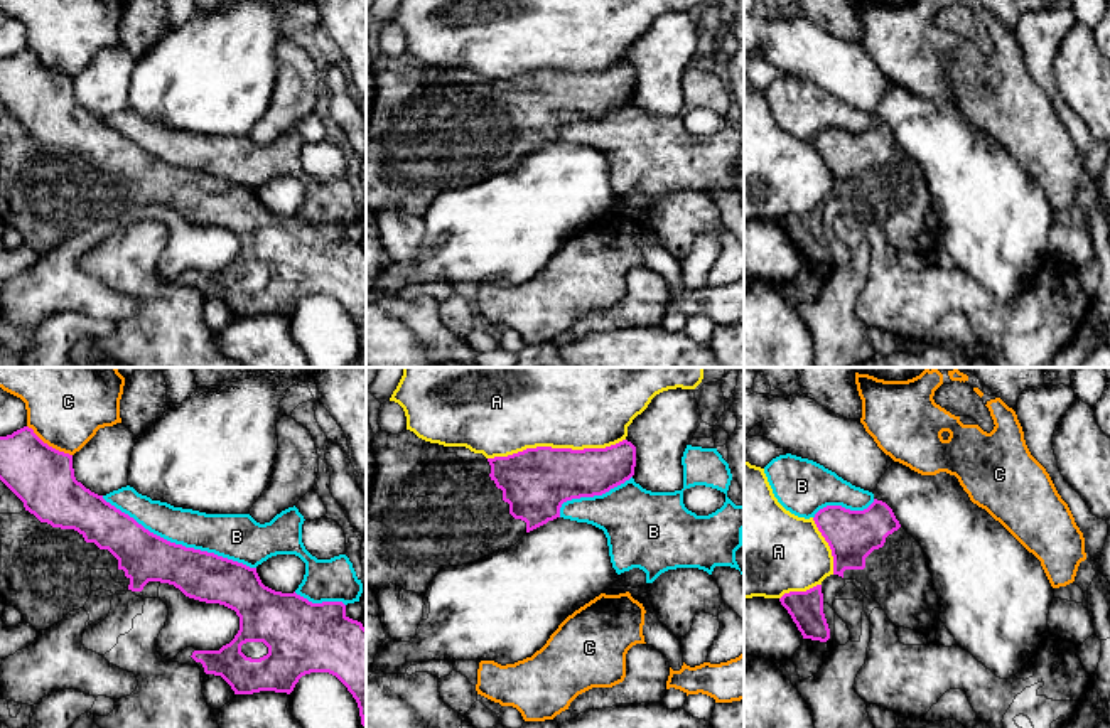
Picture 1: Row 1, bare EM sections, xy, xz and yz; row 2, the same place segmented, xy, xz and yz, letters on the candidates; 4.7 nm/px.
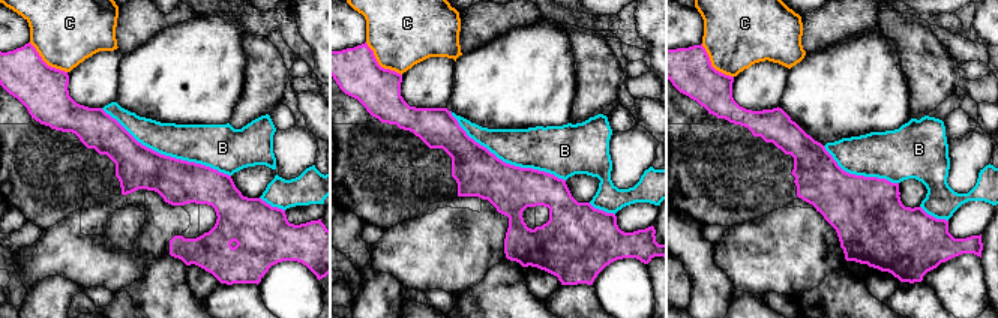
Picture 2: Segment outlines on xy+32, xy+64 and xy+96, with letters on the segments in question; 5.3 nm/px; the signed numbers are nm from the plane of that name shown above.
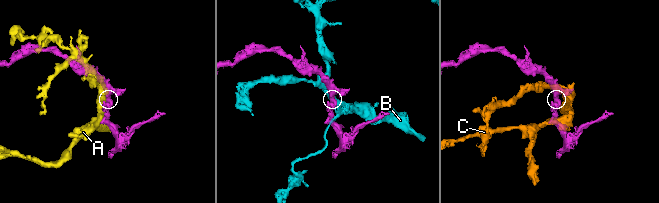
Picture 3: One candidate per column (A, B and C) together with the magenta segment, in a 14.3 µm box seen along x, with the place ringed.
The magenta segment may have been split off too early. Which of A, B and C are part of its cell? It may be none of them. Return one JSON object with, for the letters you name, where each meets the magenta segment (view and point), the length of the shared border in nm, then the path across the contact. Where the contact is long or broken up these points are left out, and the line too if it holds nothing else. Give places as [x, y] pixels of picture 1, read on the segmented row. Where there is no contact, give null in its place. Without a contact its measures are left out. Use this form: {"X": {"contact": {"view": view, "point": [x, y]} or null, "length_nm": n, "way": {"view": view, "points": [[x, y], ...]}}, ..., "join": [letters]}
{"join": []}

